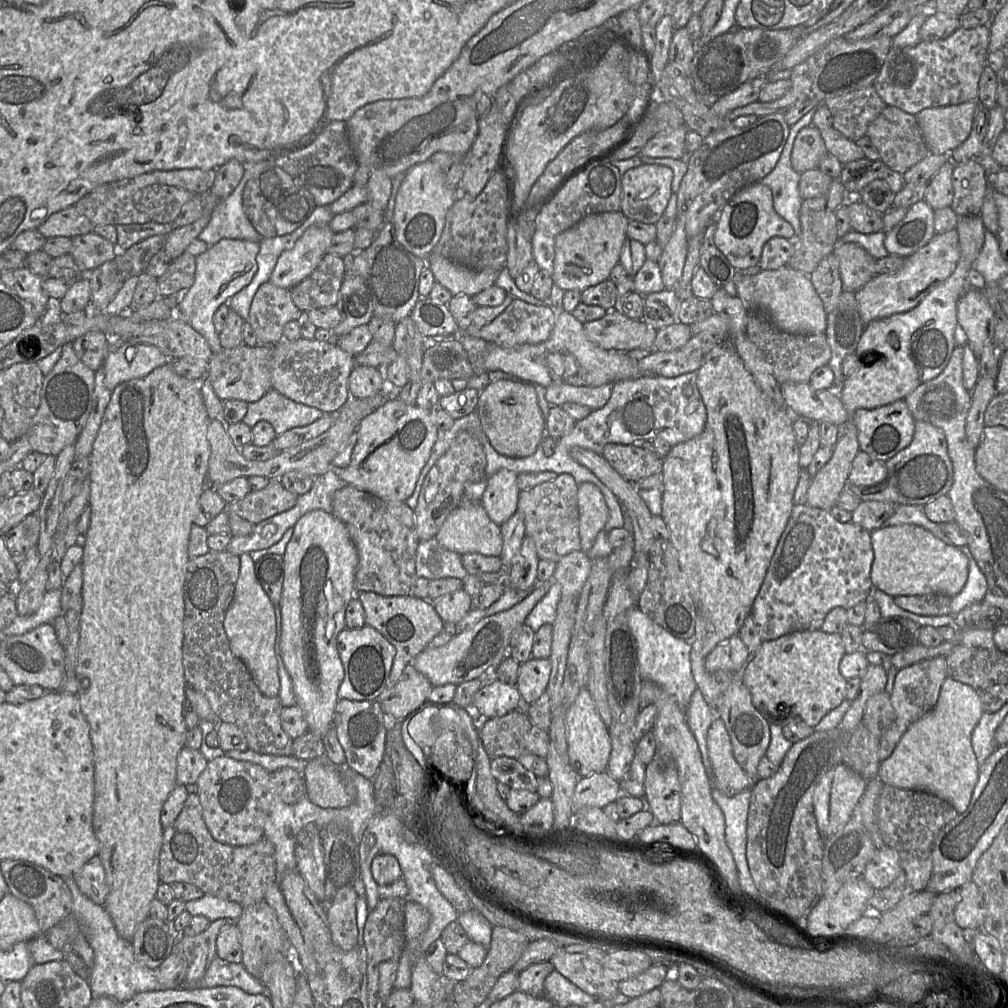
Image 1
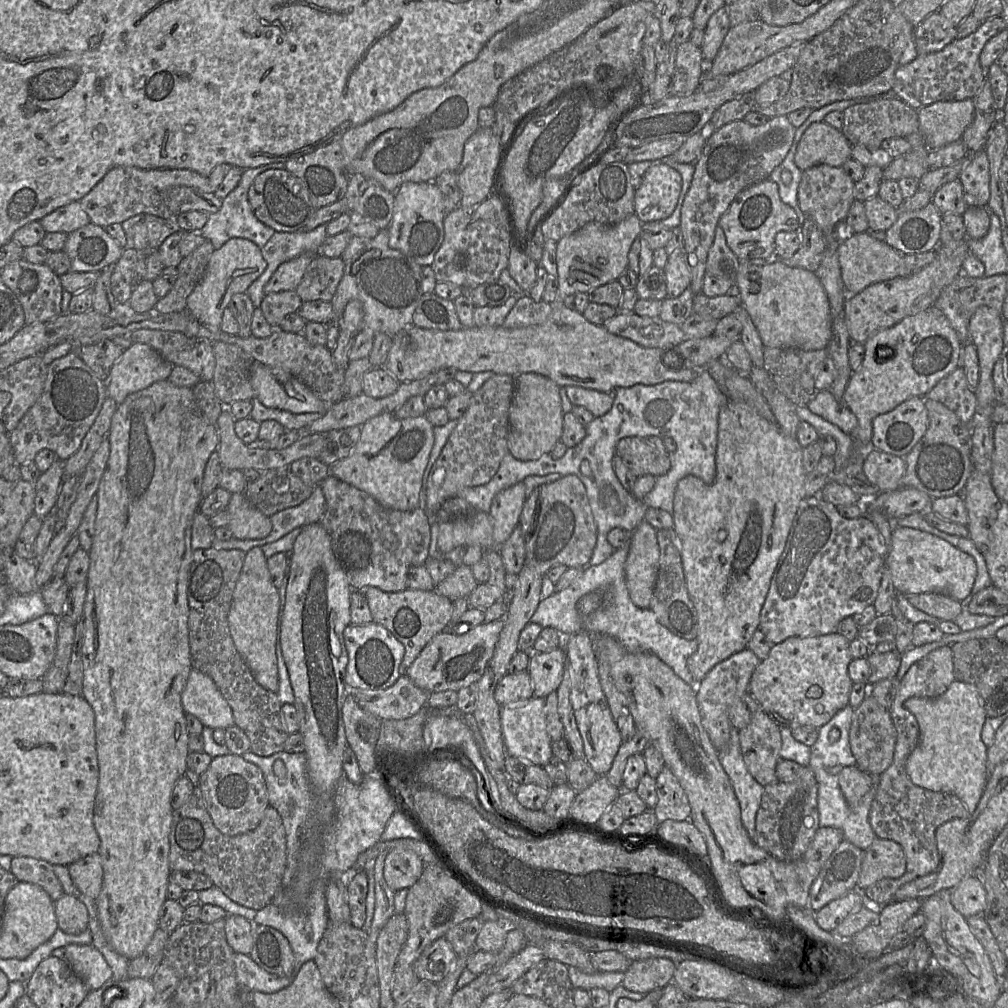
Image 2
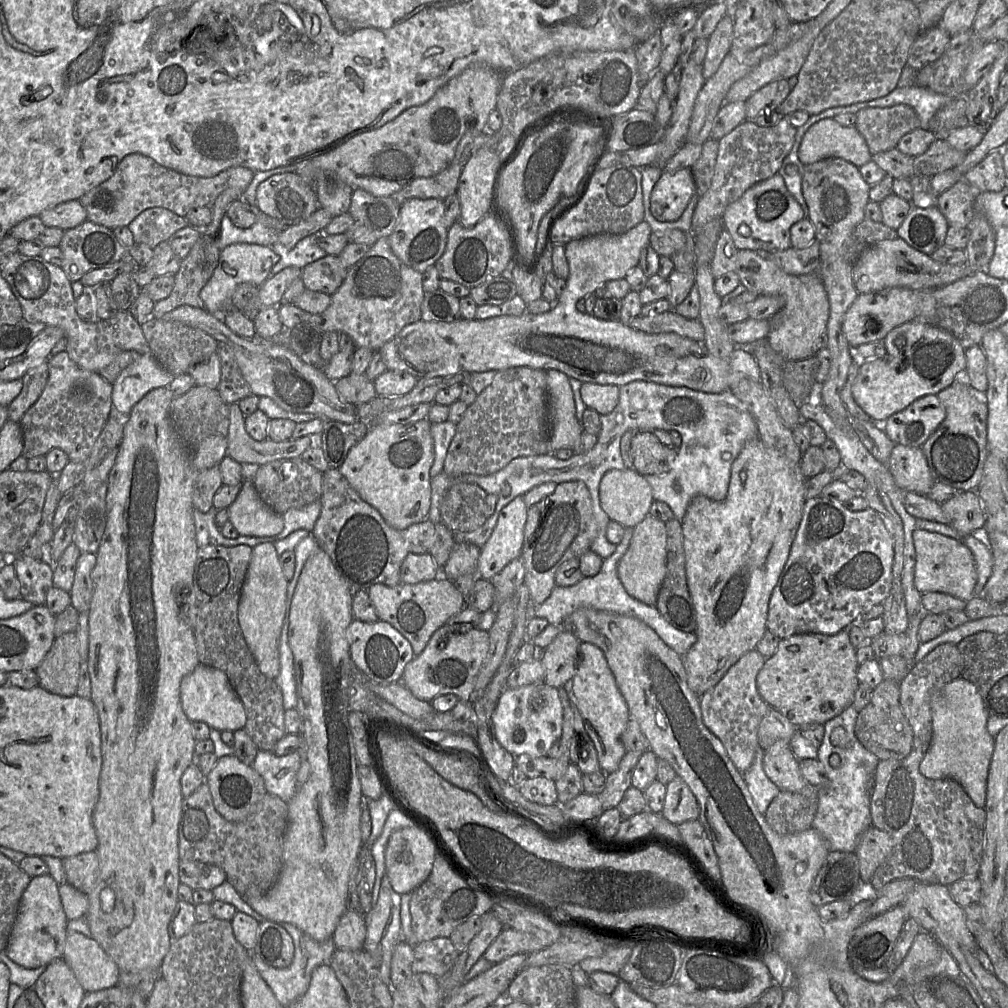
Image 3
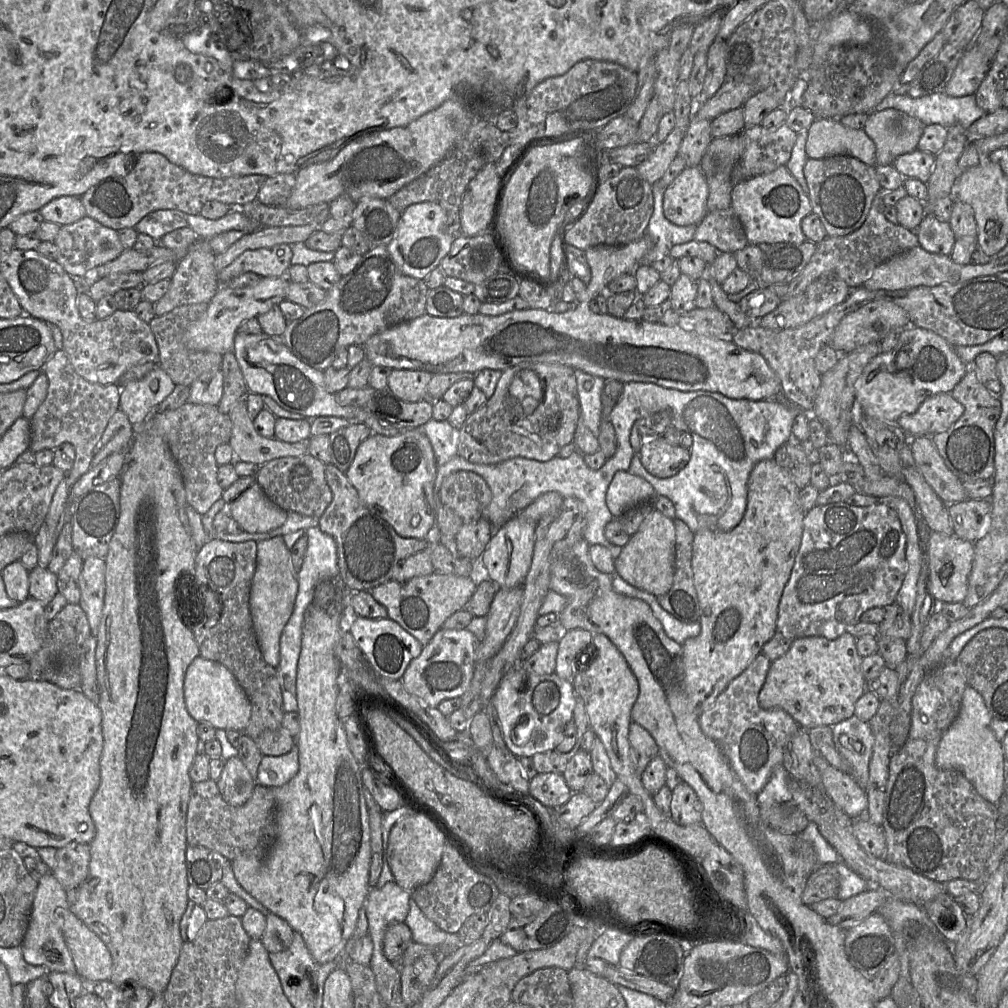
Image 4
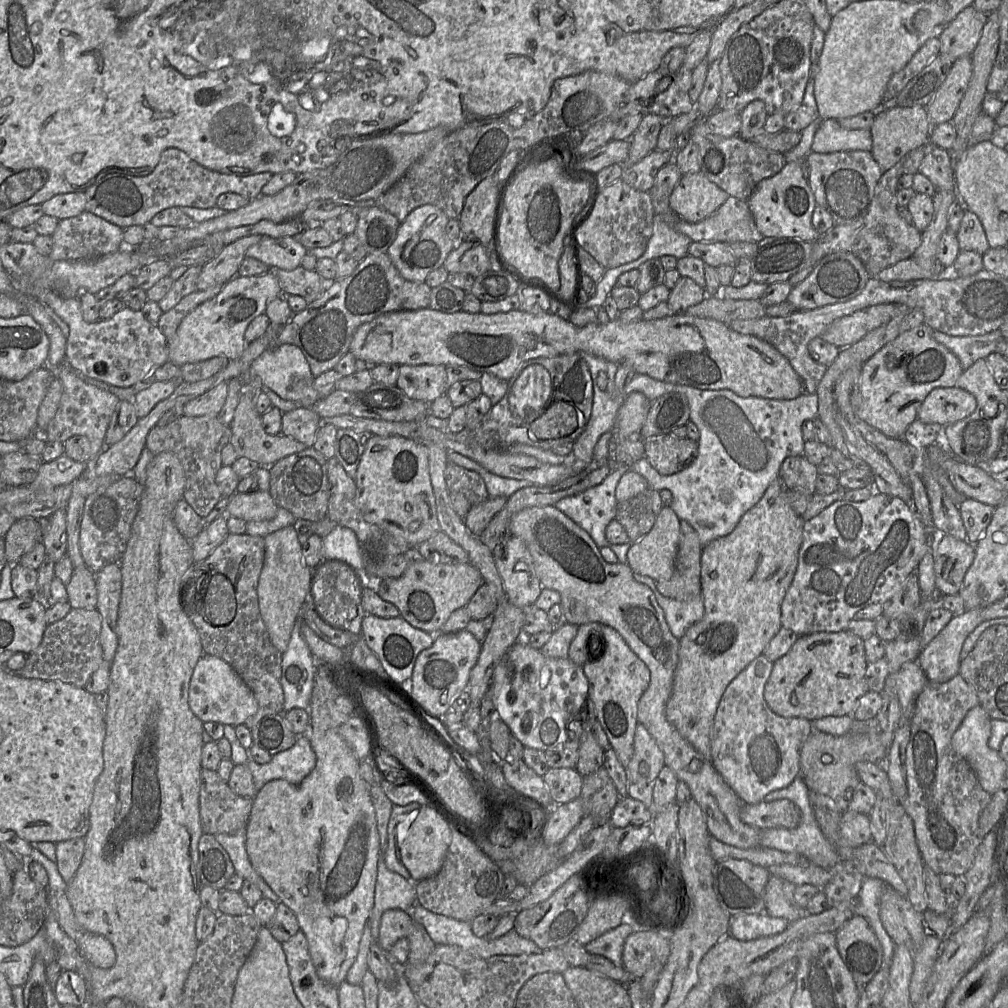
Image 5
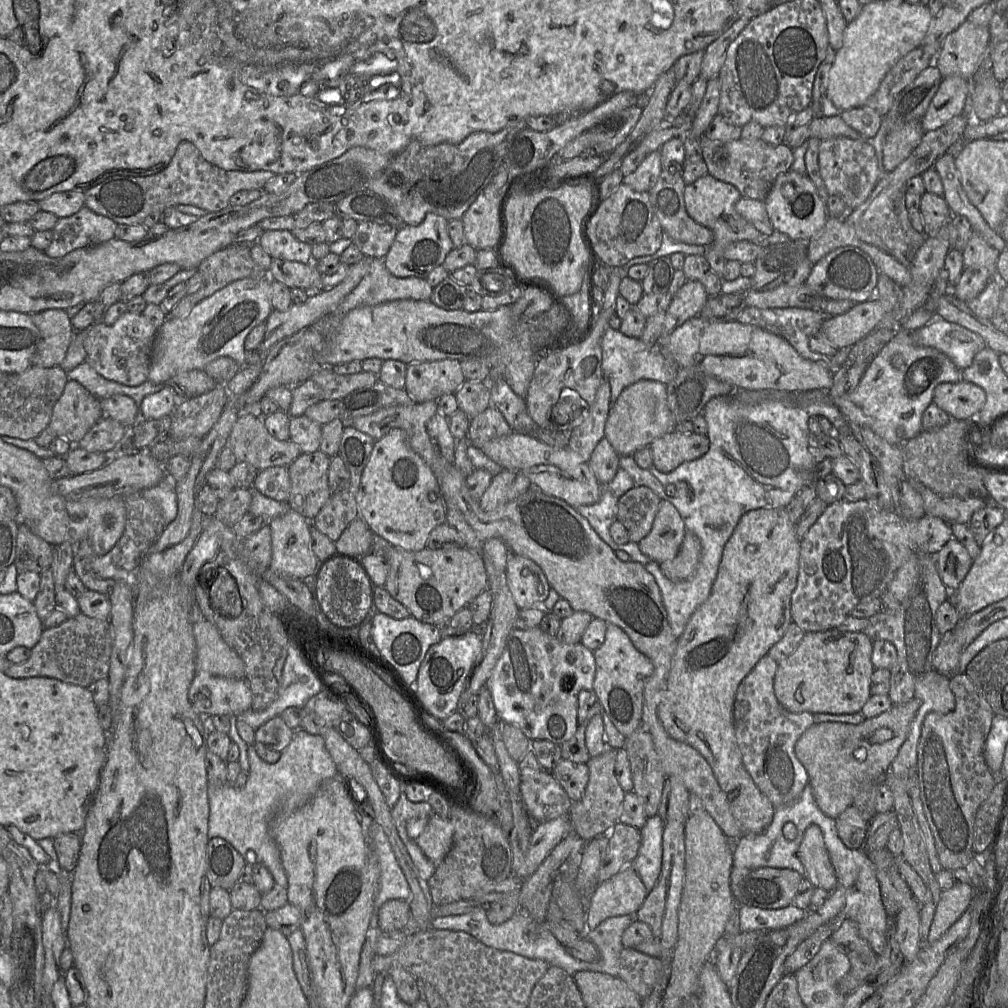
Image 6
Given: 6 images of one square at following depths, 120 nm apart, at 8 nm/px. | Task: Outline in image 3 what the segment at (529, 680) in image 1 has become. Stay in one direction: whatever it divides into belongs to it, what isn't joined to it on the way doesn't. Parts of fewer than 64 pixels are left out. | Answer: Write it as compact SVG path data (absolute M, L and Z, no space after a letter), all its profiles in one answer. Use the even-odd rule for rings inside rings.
M561 630L553 642L539 653L545 669L545 684L560 688L573 678L579 662L580 643L572 633Z

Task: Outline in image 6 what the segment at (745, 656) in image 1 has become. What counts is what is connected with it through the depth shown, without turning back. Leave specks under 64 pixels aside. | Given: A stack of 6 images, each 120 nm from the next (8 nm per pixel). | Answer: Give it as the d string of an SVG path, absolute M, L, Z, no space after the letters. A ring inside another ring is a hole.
M768 655L762 657L740 683L733 708L735 736L742 754L744 767L760 791L769 799L775 808L796 802L800 798L804 788L809 784L808 773L796 757L795 745L801 735L814 724L813 714L808 712L789 712L777 700L773 687L777 668L778 662Z

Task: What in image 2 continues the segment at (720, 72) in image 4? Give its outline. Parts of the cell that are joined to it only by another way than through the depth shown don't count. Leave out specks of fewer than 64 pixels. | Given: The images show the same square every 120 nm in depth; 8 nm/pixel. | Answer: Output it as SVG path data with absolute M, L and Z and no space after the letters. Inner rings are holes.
M725 6L718 9L709 18L701 46L705 64L709 64L715 59L730 27L729 14Z

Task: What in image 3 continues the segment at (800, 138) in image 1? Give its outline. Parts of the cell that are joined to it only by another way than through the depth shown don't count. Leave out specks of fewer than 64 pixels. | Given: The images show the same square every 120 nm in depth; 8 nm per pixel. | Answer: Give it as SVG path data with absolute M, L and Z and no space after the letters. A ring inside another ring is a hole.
M823 119L813 124L802 137L798 158L803 165L809 165L833 157L842 158L859 168L871 161L872 154L855 127L843 127L833 119Z

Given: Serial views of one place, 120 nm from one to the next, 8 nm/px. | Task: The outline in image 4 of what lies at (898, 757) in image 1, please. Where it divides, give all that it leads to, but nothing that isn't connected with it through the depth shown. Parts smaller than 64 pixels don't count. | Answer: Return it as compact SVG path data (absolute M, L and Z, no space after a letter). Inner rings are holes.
M967 685L959 714L939 742L935 764L942 770L961 772L983 799L997 804L1005 789L1005 757L1001 742L996 739L990 727L991 720L992 716L983 697Z

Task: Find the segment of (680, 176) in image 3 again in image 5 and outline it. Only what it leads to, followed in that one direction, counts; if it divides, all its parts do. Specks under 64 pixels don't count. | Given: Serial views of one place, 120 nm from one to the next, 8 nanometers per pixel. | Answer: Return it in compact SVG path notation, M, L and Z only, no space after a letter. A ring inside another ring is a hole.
M699 171L681 176L669 204L678 218L697 223L712 215L728 198L724 190Z

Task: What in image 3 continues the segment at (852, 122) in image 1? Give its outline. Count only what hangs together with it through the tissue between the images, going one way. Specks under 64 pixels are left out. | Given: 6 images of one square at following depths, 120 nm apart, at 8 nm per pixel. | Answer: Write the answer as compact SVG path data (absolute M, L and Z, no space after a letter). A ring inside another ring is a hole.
M903 104L865 108L855 115L854 127L865 139L872 155L896 148L904 135L920 127L914 109Z

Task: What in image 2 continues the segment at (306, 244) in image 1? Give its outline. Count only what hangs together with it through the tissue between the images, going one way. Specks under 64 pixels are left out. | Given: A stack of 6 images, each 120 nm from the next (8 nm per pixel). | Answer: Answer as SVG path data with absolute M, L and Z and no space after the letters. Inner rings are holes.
M304 253L282 263L265 285L265 294L295 290L315 256Z

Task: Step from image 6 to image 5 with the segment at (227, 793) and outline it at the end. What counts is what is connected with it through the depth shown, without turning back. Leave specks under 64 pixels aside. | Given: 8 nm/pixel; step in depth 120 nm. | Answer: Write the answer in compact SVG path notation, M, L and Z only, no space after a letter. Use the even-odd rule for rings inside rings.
M299 735L291 748L273 755L268 763L258 764L248 758L246 765L258 792L267 782L276 779L300 783L314 769L316 755L308 736ZM241 828L234 833L221 833L213 836L228 853L234 866L235 874L241 876L244 880L248 880L257 885L264 898L268 898L273 902L278 903L278 896L254 870L249 860L246 851L246 828Z

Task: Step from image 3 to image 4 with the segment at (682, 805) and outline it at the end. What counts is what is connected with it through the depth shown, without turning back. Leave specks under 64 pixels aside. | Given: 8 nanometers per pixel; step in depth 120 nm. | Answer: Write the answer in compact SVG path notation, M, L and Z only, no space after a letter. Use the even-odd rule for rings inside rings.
M685 782L680 783L671 791L672 820L681 826L701 824L700 801L695 791Z

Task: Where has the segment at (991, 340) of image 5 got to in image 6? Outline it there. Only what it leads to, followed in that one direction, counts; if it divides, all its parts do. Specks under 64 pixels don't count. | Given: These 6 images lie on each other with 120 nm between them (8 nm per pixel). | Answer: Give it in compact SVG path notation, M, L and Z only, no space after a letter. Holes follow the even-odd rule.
M938 314L929 324L913 331L913 342L944 353L960 371L968 368L975 355L986 347L985 341L978 334L946 321Z

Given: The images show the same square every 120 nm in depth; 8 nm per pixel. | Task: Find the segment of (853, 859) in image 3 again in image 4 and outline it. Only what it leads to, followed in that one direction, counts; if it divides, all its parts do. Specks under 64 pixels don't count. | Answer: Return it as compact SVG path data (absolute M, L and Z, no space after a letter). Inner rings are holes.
M835 864L820 865L809 877L802 901L811 906L828 898L836 898L838 891L839 875Z

